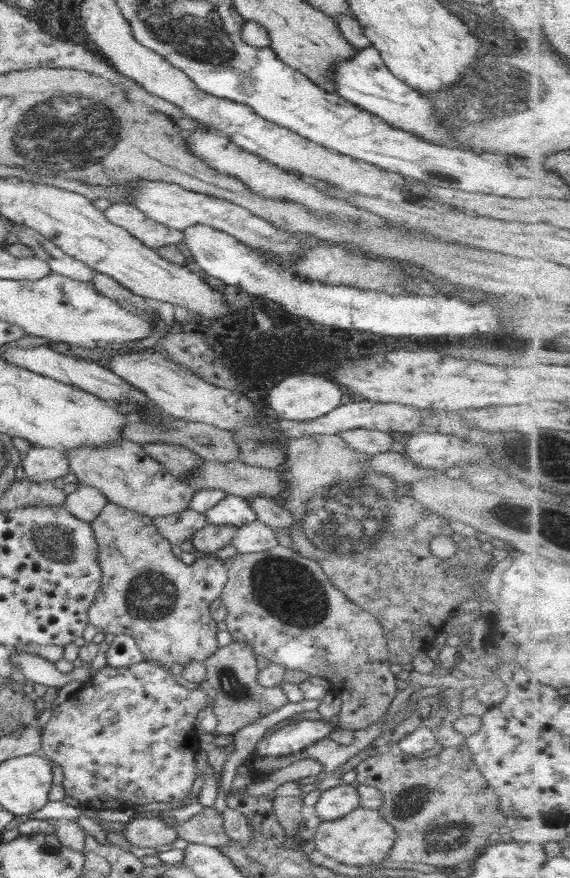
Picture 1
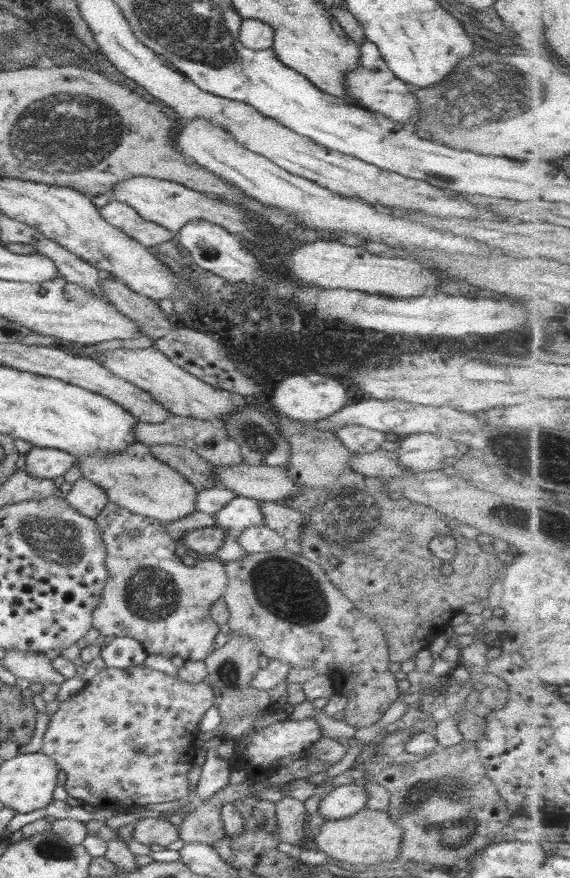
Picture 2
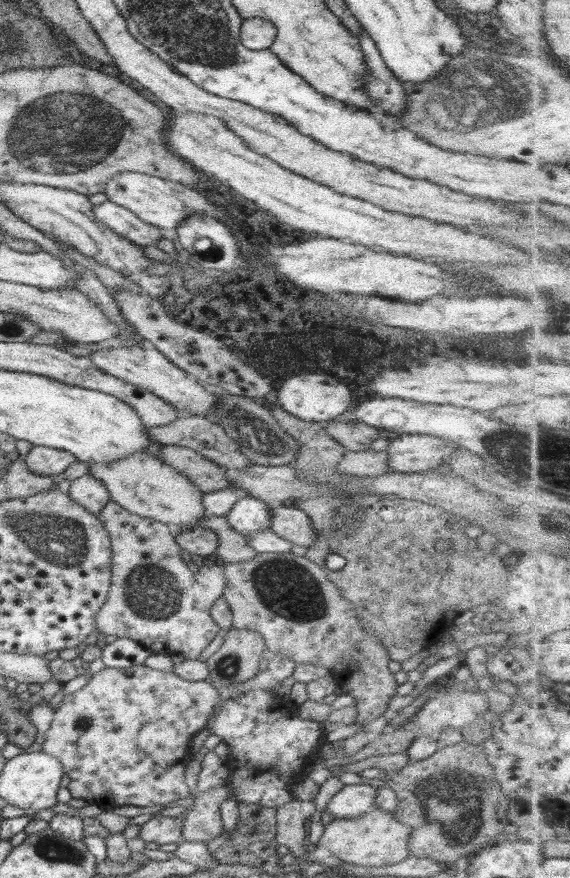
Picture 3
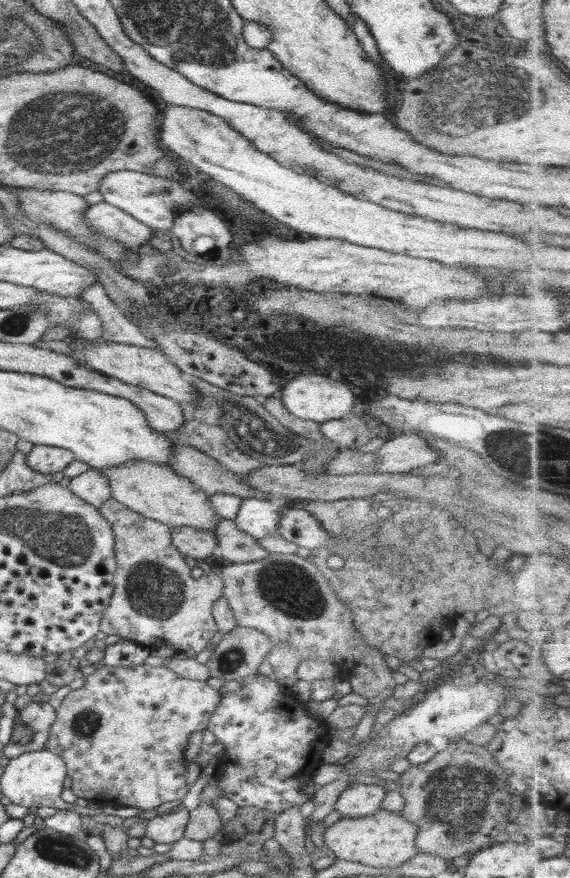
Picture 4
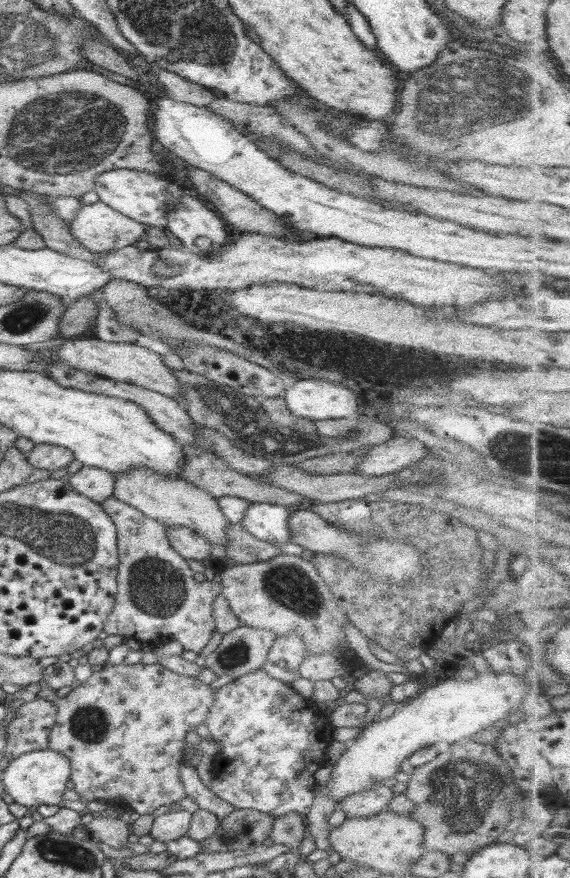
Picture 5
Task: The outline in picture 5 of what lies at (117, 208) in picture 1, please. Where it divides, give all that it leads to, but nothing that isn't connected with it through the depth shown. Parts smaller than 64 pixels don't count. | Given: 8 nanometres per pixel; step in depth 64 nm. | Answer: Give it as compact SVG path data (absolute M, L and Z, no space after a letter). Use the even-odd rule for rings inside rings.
M98 200L94 204L83 204L71 222L70 228L73 238L90 252L106 253L131 244L136 245L144 238L147 226L124 216L121 212Z

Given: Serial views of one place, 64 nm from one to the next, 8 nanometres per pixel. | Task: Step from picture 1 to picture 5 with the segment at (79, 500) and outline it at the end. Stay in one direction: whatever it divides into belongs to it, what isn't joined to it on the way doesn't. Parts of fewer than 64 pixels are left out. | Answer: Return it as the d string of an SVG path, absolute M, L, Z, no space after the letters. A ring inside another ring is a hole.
M84 465L78 473L71 475L69 484L80 494L101 503L113 496L115 475L107 470Z

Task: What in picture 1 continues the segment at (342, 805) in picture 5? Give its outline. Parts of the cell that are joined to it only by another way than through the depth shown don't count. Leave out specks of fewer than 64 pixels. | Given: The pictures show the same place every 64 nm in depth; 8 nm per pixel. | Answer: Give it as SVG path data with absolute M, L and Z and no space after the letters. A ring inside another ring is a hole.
M340 784L322 792L315 804L316 815L321 821L332 821L343 818L360 804L360 795L355 784Z

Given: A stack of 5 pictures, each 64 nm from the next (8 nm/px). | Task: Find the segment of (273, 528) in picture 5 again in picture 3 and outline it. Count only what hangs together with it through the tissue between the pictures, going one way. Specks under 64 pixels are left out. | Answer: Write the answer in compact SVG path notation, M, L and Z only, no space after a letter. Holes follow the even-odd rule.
M244 495L224 517L236 532L247 535L270 528L271 508L270 503Z

